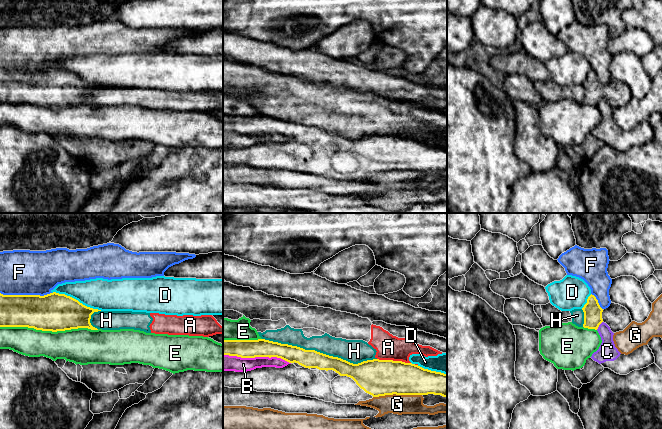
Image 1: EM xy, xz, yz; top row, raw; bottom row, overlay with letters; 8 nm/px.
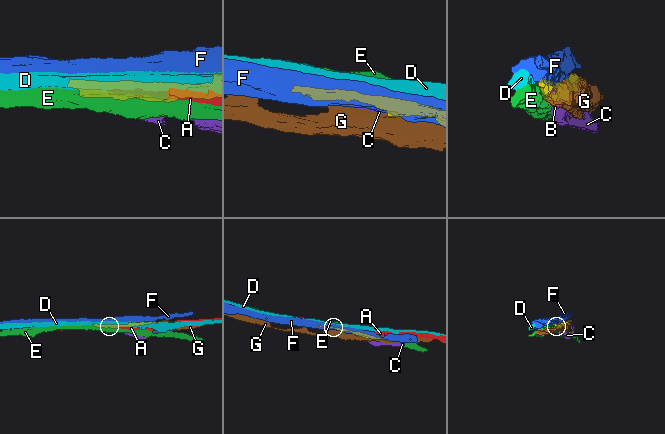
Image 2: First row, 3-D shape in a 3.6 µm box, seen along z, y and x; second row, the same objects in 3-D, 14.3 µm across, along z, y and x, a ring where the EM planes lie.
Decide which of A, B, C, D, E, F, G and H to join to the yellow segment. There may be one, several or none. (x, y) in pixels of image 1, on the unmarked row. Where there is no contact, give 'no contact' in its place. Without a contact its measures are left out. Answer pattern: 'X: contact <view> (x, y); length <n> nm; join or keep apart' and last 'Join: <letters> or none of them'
A: contact xz (394, 137); length 280 nm; keep apart
B: contact xz (257, 132); length 550 nm; keep apart
C: contact yz (599, 100); length 90 nm; keep apart
D: contact xy (77, 76); length 420 nm; keep apart
E: contact xy (49, 106); length 800 nm; keep apart
F: contact xy (26, 71); length 420 nm; keep apart
G: contact xz (397, 170); length 400 nm; keep apart
H: contact xz (319, 128); length 950 nm; keep apart
Join: none of them

